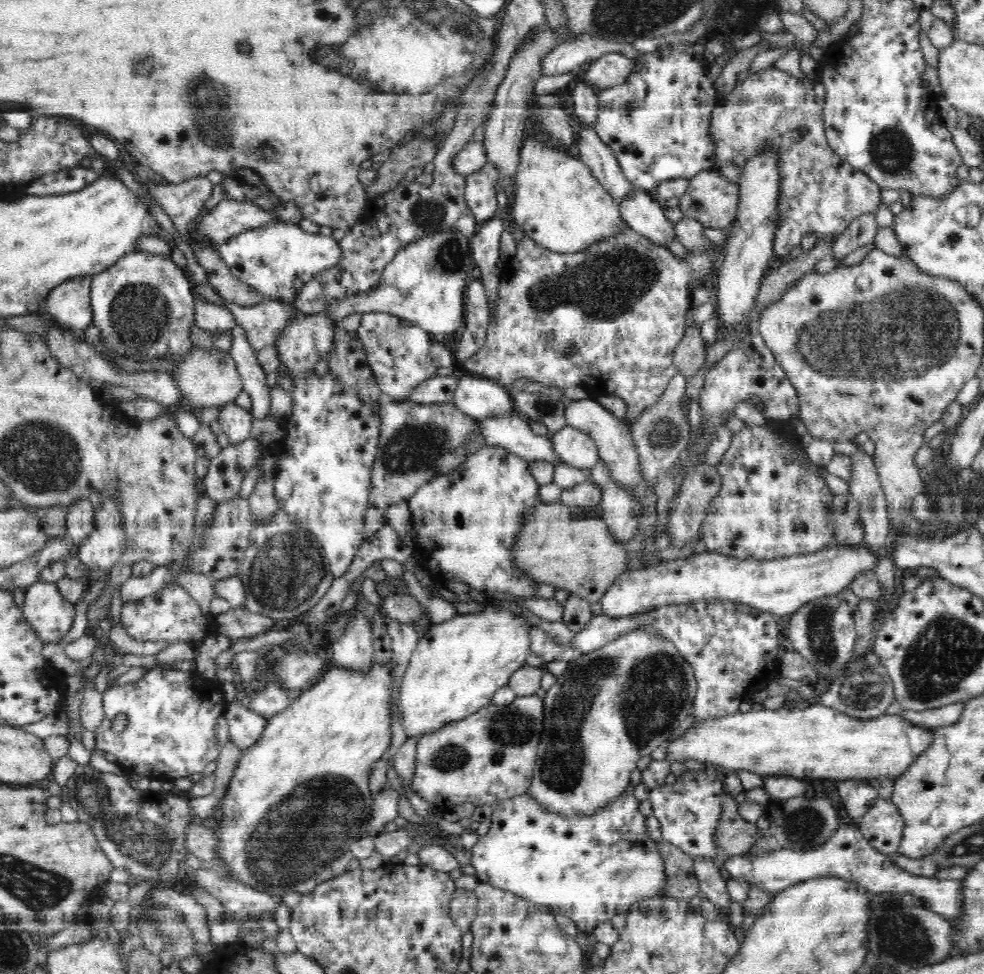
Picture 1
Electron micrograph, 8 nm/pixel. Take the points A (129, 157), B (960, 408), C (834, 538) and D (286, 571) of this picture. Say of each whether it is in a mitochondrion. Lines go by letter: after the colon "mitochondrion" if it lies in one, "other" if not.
A: other
B: other
C: other
D: mitochondrion

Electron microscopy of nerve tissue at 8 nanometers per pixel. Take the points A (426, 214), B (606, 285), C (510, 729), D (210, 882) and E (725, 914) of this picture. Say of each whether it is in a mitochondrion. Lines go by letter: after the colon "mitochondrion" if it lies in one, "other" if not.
A: mitochondrion
B: mitochondrion
C: mitochondrion
D: other
E: other

